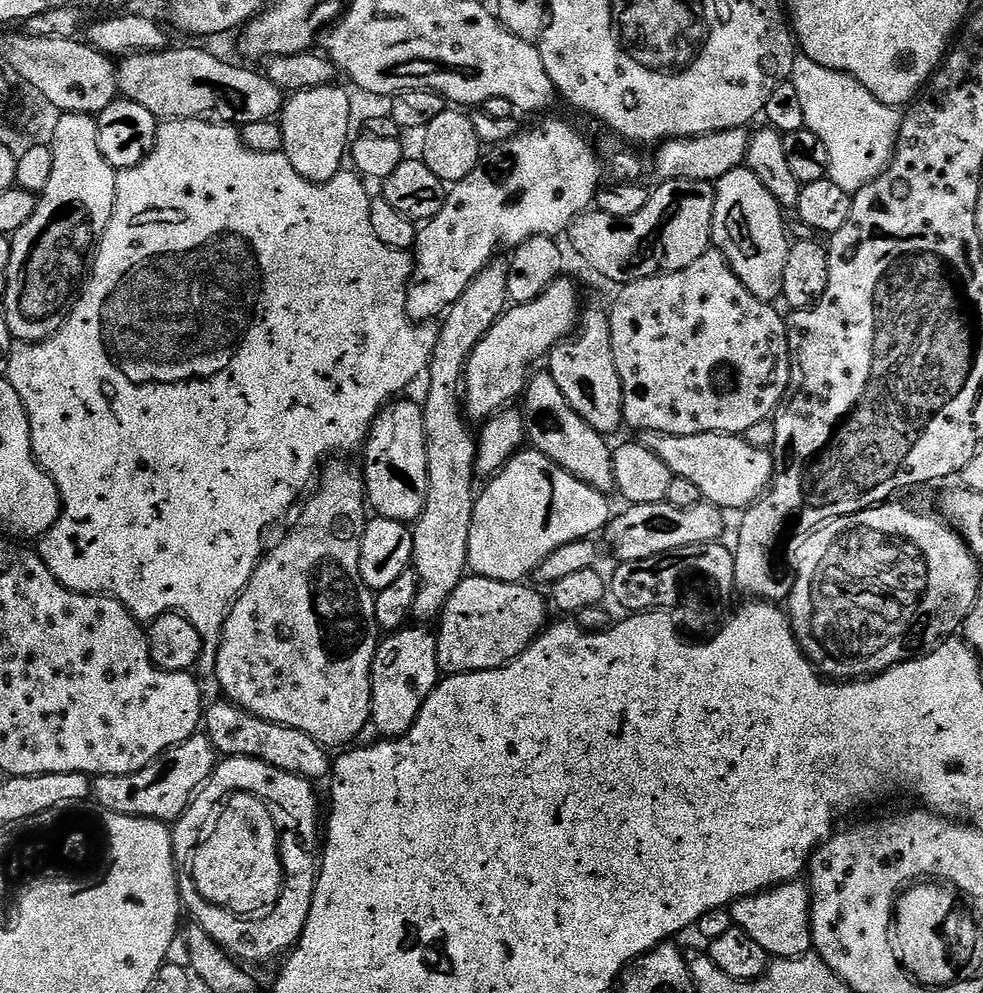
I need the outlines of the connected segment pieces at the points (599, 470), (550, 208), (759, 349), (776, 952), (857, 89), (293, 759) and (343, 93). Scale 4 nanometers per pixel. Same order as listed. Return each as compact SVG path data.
M541 370L533 375L526 385L522 396L522 415L526 440L535 451L542 453L550 462L578 478L583 484L589 484L594 490L608 494L615 489L614 466L612 465L613 449L608 448L605 433L594 430L566 402L558 382L554 382L552 373Z
M548 120L541 128L536 128L533 132L517 131L516 137L506 141L504 144L495 145L491 149L493 164L485 163L484 180L480 174L473 174L459 180L457 184L451 185L448 193L448 201L442 206L442 210L433 220L427 221L416 233L416 243L414 245L414 267L412 269L412 281L408 286L408 313L410 318L417 322L432 322L432 319L443 317L448 309L452 307L460 295L470 286L470 282L478 273L484 269L485 264L492 263L497 255L496 247L499 246L500 240L504 244L509 244L509 249L516 249L522 242L526 242L535 236L551 236L559 237L559 232L567 233L571 229L572 224L576 221L576 217L584 215L593 207L596 199L596 193L602 187L600 181L600 168L602 172L602 160L595 156L592 152L580 152L580 132L572 124L567 124L564 120Z
M709 250L698 258L698 262L690 262L686 270L677 272L661 272L658 276L642 278L633 284L623 285L619 289L616 301L610 307L608 321L612 327L612 349L614 350L614 366L622 382L624 395L624 424L627 427L641 428L644 434L662 436L697 436L698 434L723 434L739 436L747 434L750 426L758 426L758 422L769 419L779 409L784 396L788 393L790 382L790 354L788 353L788 325L785 317L777 314L775 307L767 300L754 298L746 286L732 273L728 259L722 253Z
M797 878L766 892L743 896L731 905L730 913L733 925L758 942L769 957L807 956L813 951L812 889L803 879Z
M803 54L796 57L790 82L794 90L798 90L802 102L805 128L822 138L830 154L827 179L850 194L877 180L888 169L888 163L896 153L901 113L878 102L878 98L874 98L874 94L870 94L870 90L853 76L818 66L818 62Z
M231 702L223 703L214 705L206 712L206 734L212 739L212 745L221 757L252 757L278 770L303 776L311 782L318 782L323 776L325 779L331 773L333 761L330 756L328 760L329 749L310 738L310 734L258 718L253 712L238 708Z
M330 83L291 93L278 117L284 156L290 158L290 166L294 166L302 178L315 184L331 184L342 170L340 163L343 160L345 163L350 152L350 137L354 132L350 120L350 92L348 88L336 87L335 83Z

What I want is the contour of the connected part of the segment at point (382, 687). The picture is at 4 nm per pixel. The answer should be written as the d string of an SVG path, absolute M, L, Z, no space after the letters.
M404 626L400 628L399 631L395 631L391 634L385 635L383 639L379 641L376 657L374 658L374 662L372 663L372 719L371 723L376 724L378 726L378 730L380 731L381 737L384 738L395 738L397 736L405 736L406 733L410 730L410 726L415 722L418 718L418 714L422 710L422 706L426 702L426 698L431 694L434 689L436 689L436 685L440 683L442 679L442 673L440 667L438 666L438 662L436 661L436 637L430 631L427 632L427 627L424 626L416 626L420 628L410 628L410 626Z

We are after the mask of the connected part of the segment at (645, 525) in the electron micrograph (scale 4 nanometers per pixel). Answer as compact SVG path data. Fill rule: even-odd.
M701 502L683 508L662 504L633 504L625 507L625 512L613 515L608 521L606 537L617 561L645 560L655 556L664 556L686 546L714 544L721 539L724 532L725 513L716 505Z

